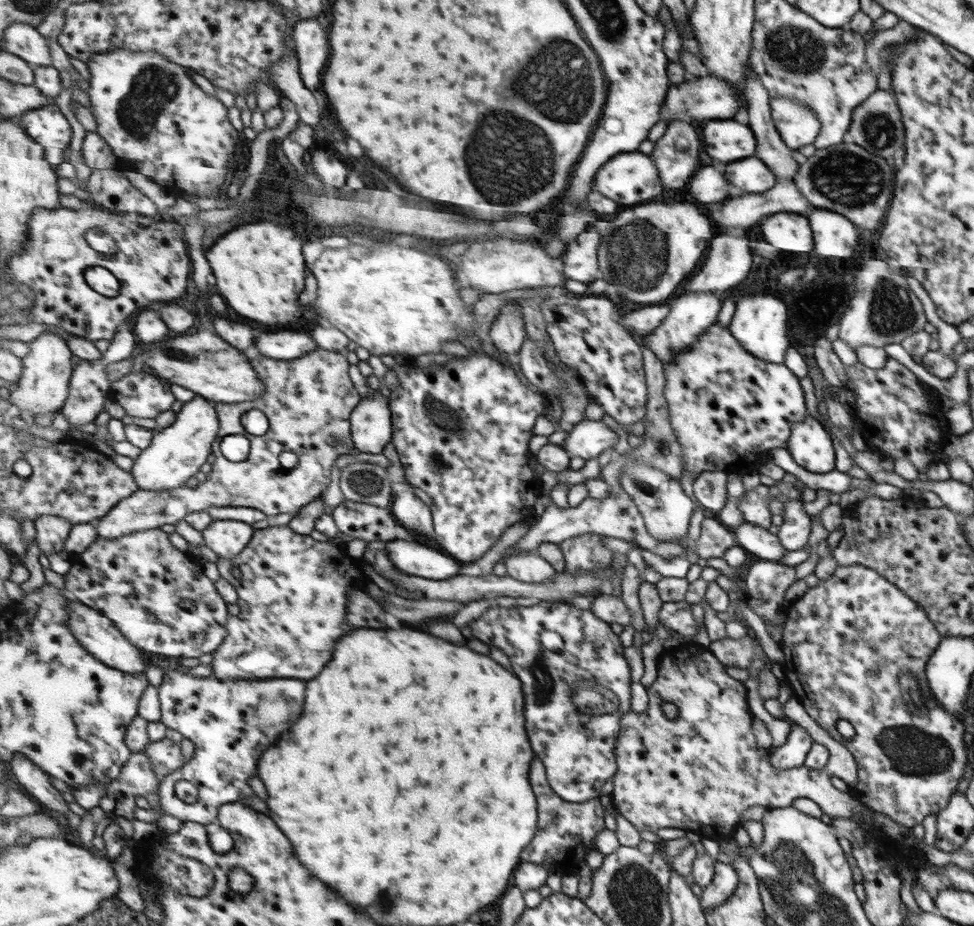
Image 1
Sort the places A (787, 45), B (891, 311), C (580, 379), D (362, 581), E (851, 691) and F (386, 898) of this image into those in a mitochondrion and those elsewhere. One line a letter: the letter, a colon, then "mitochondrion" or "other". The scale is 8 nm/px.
A: mitochondrion
B: mitochondrion
C: other
D: other
E: other
F: mitochondrion

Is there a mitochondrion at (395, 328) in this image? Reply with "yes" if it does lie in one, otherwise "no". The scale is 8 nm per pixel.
no

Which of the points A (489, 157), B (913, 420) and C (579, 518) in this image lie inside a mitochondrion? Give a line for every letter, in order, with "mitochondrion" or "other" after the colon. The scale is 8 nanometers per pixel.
A: mitochondrion
B: other
C: other

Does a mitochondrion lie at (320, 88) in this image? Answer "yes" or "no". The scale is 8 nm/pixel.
no

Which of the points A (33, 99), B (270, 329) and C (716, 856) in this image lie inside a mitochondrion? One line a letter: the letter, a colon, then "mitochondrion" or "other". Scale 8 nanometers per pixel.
A: other
B: other
C: other

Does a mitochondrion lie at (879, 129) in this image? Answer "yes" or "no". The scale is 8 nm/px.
yes

